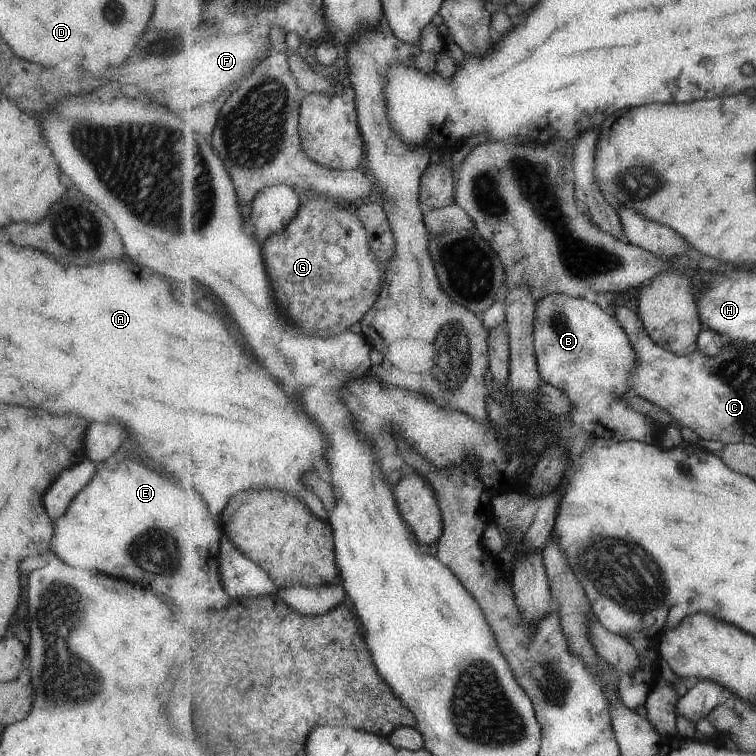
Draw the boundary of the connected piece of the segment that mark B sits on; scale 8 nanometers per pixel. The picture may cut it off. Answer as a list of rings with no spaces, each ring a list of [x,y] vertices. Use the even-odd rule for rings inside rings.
[[[548,294],[537,301],[535,308],[535,344],[541,378],[571,398],[573,408],[568,416],[584,432],[615,441],[641,440],[645,444],[661,442],[667,424],[655,422],[651,416],[645,416],[627,404],[626,392],[631,390],[631,376],[635,374],[635,368],[639,368],[639,352],[615,315],[607,314],[599,304],[589,302],[584,297]]]

